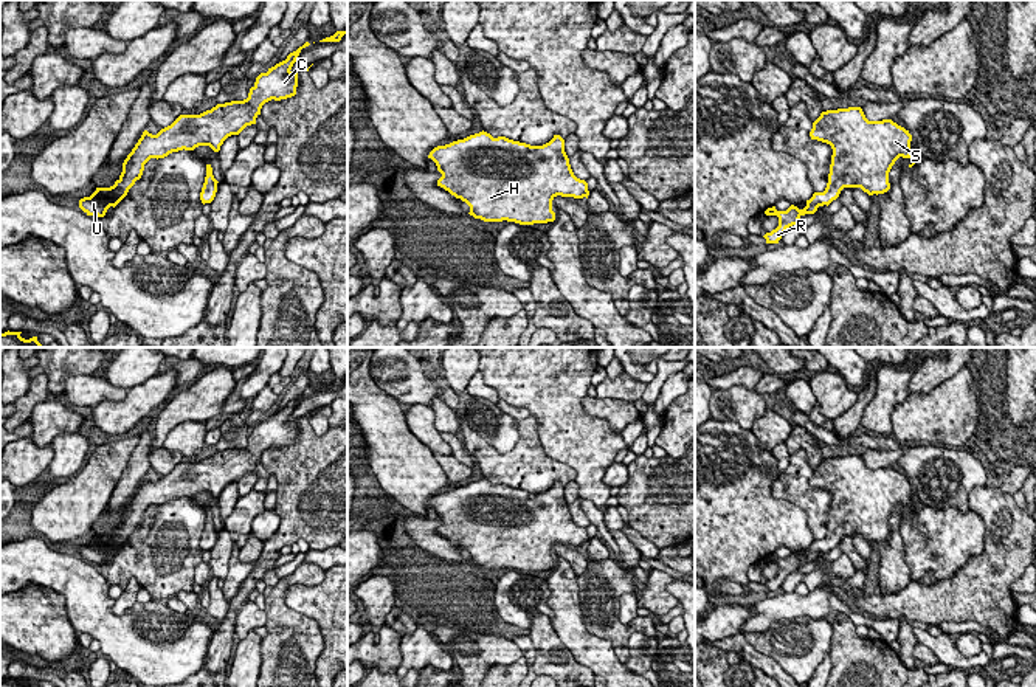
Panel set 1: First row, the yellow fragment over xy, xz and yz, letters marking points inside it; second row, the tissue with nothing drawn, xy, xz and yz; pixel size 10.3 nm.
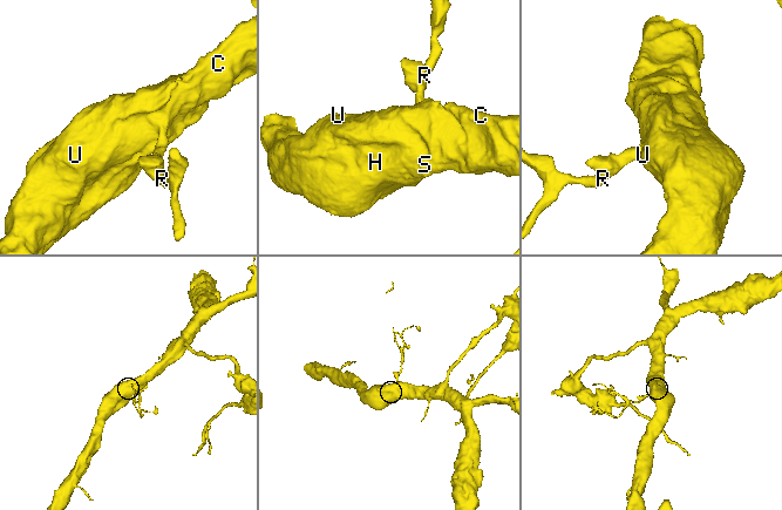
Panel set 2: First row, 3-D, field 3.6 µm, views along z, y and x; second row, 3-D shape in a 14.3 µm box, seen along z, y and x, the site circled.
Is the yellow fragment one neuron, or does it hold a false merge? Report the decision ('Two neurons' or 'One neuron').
One neuron

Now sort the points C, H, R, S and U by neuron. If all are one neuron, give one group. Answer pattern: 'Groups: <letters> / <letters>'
Groups: C H R S U

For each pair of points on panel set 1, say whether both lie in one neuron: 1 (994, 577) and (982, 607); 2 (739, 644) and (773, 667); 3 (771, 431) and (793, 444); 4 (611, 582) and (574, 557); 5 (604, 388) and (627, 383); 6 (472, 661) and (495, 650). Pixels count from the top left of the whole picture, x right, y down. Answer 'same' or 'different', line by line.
1: same
2: same
3: different
4: different
5: same
6: same

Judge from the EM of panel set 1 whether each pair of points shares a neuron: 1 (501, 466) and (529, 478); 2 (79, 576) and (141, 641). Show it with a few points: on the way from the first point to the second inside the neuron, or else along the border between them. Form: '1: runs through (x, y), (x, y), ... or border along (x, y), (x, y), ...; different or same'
1: runs through (507, 469), (523, 472); same
2: runs through (87, 596), (87, 600), (121, 635); same

